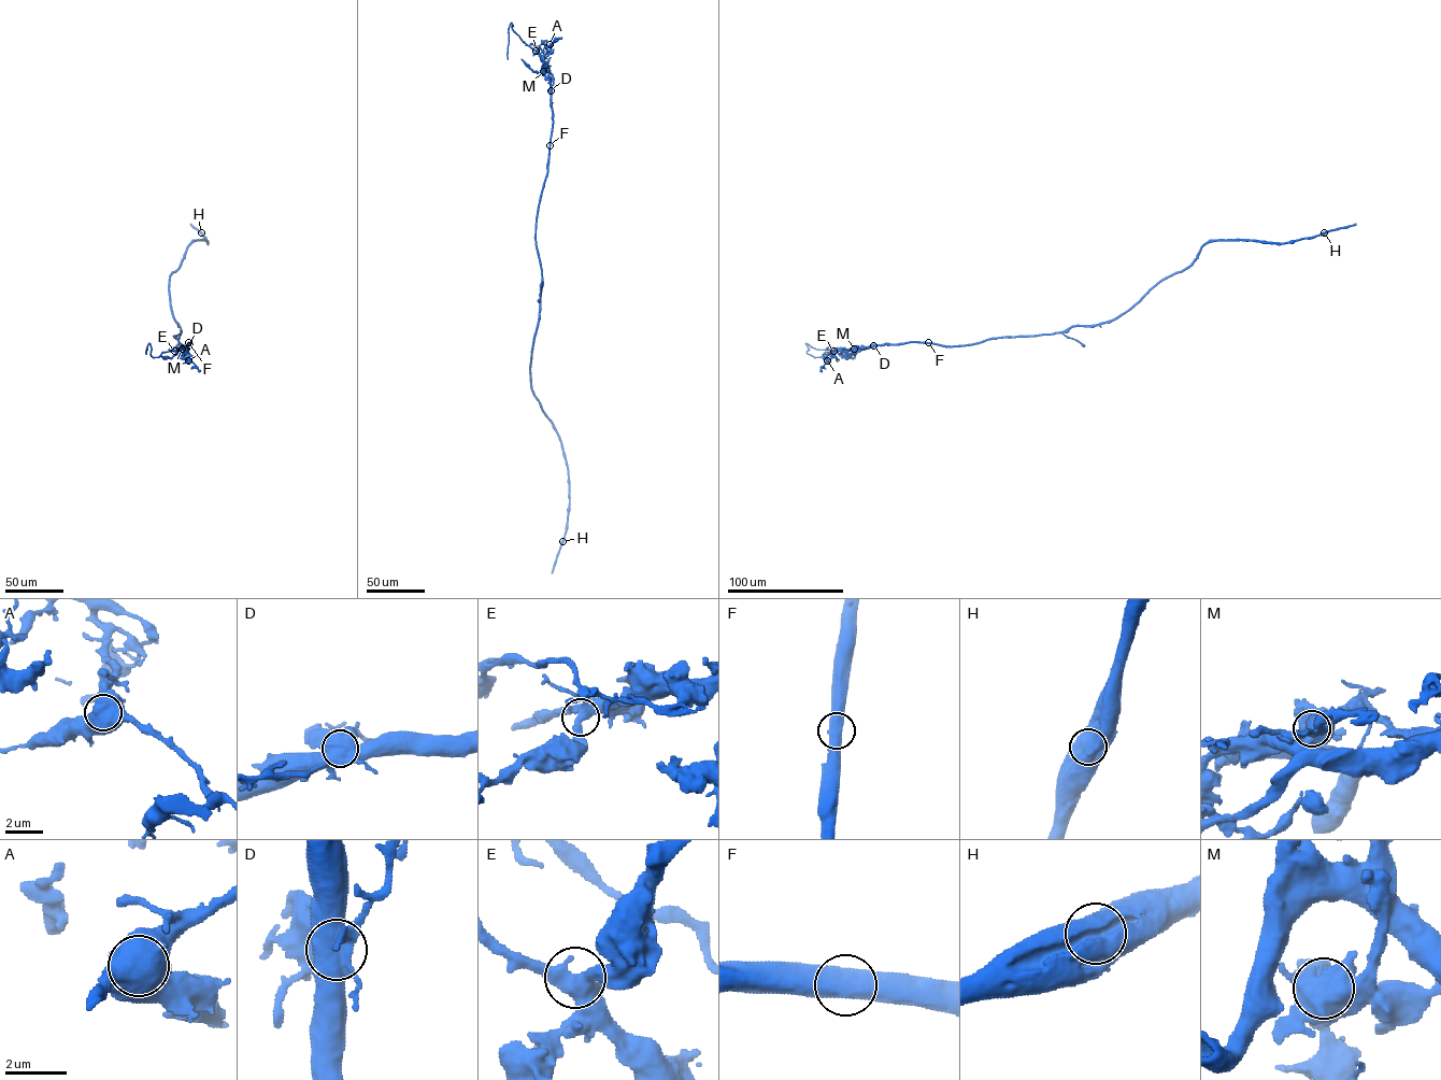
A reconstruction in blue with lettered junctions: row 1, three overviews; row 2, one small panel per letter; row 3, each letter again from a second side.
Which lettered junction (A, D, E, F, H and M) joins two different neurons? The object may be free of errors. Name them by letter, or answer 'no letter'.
D

